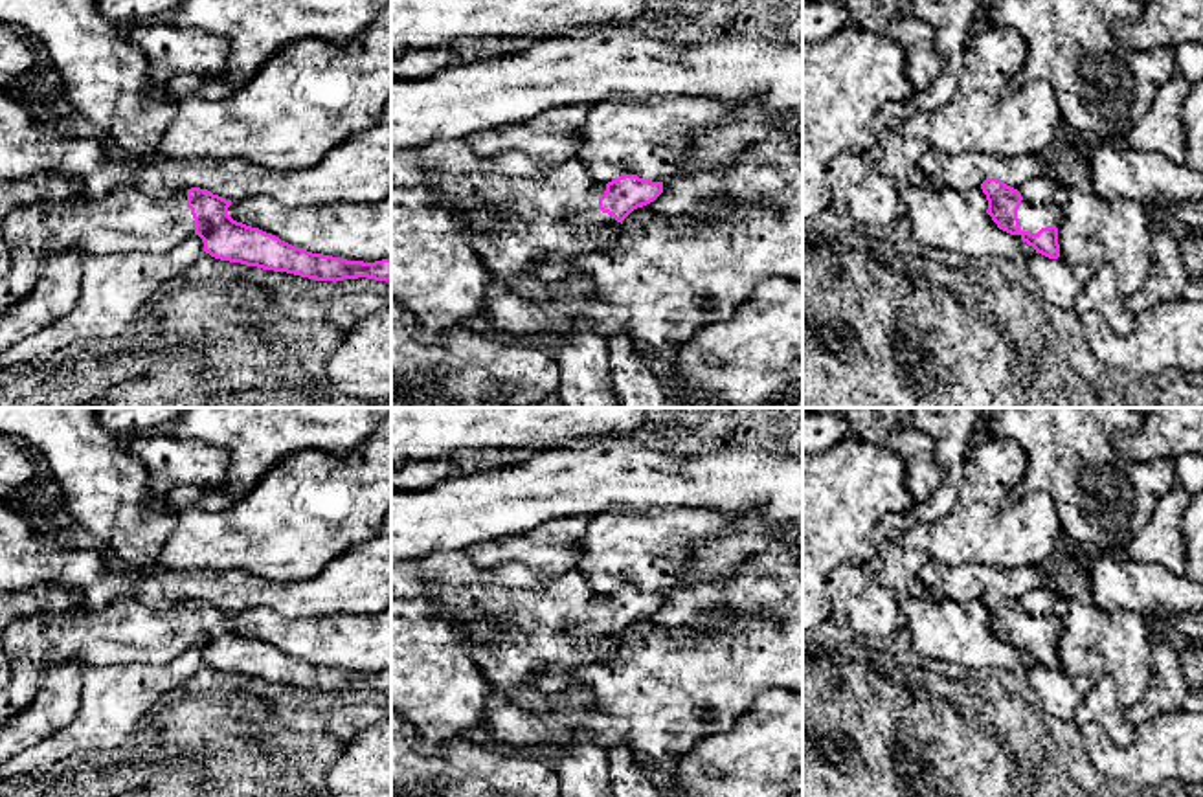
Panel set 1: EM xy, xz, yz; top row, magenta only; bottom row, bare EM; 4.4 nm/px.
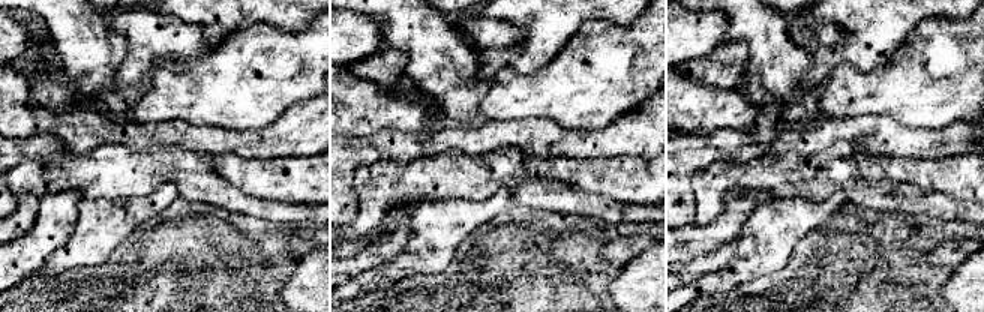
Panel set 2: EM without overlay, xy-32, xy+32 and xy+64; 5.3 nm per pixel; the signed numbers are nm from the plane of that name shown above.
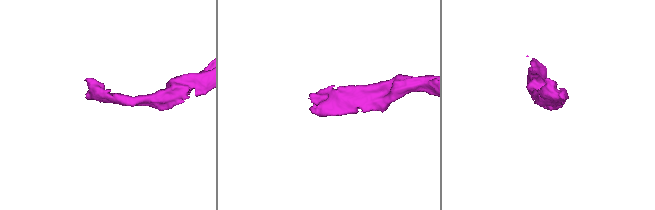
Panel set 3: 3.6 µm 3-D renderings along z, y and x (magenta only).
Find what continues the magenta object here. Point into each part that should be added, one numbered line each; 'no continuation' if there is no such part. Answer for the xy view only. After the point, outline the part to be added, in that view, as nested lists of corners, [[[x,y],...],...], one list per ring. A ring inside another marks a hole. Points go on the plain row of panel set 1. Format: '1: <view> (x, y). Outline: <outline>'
1: xy (127, 630). Outline: [[[123,599],[103,610],[15,619],[2,643],[11,663],[11,681],[0,690],[0,720],[7,720],[33,700],[50,665],[163,665],[195,646],[195,630],[187,602],[151,610]]]

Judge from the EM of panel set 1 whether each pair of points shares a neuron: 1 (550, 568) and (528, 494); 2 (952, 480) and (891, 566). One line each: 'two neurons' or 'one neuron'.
1: two neurons
2: one neuron

